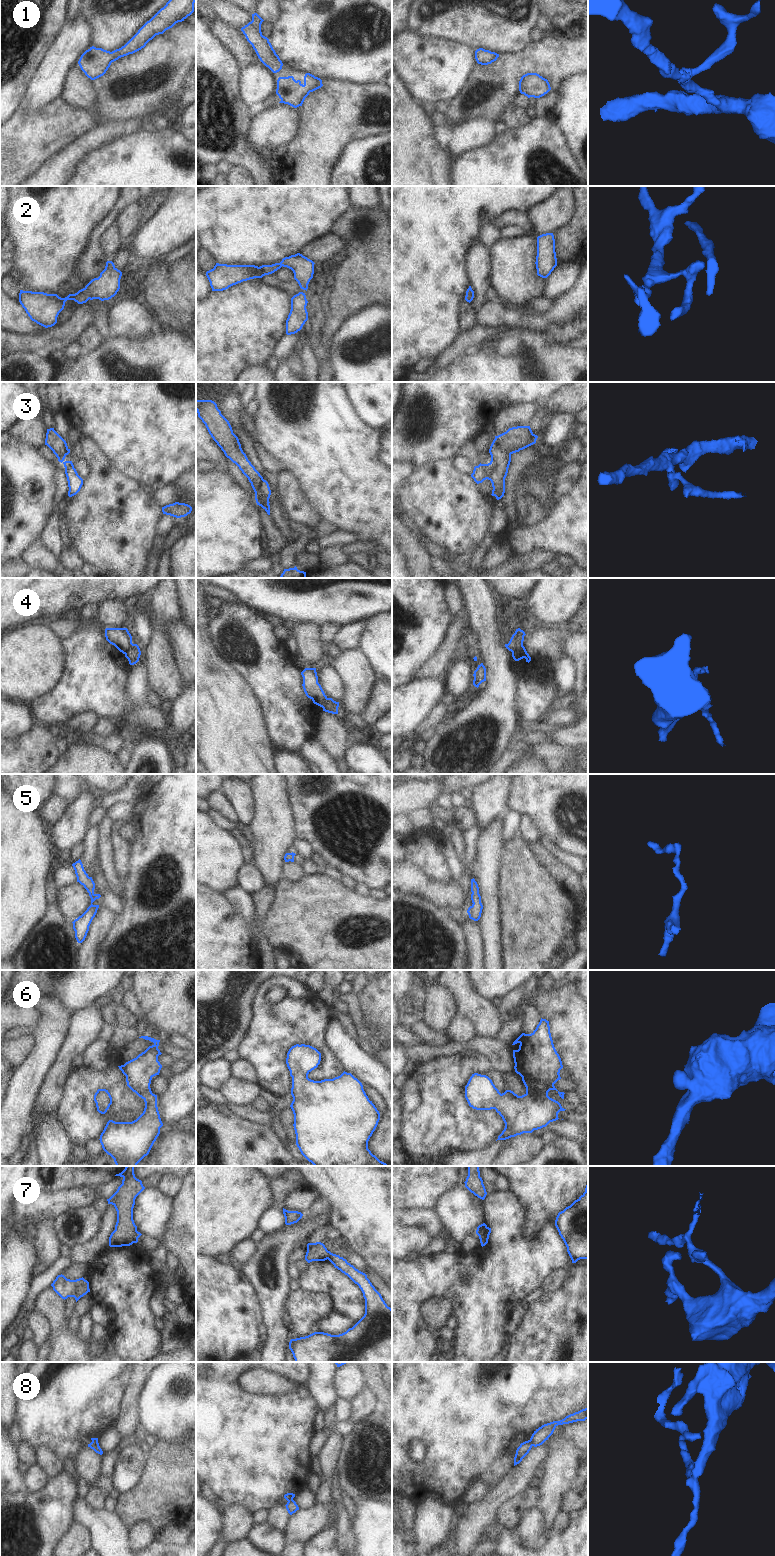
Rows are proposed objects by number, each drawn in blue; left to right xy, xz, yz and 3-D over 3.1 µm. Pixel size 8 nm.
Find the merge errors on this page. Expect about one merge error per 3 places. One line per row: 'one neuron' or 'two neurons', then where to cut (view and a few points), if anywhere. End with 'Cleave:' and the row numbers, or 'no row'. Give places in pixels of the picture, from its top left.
1: one neuron; cut none
2: one neuron; cut none
3: two neurons; cut xz (262, 479), (259, 485), (259, 492), (268, 500)
4: two neurons; cut yz (522, 645), (511, 651)
5: one neuron; cut none
6: one neuron; cut none
7: two neurons; cut yz (487, 1227), (479, 1236)
8: two neurons; cut yz (529, 1440), (532, 1445)
Cleave: 3, 4, 7, 8

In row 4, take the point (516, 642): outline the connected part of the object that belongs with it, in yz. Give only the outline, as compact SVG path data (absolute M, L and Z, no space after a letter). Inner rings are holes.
M520 628L516 629L515 633L512 635L508 644L505 647L512 652L513 649L521 649L523 646L525 632Z

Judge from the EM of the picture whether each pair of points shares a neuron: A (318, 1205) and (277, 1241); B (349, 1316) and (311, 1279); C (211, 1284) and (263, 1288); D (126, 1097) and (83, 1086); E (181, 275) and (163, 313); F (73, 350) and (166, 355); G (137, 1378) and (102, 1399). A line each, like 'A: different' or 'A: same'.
A: same
B: same
C: different
D: same
E: same
F: different
G: different

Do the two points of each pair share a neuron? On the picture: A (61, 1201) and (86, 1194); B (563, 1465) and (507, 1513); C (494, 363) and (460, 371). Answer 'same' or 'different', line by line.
A: same
B: same
C: same

